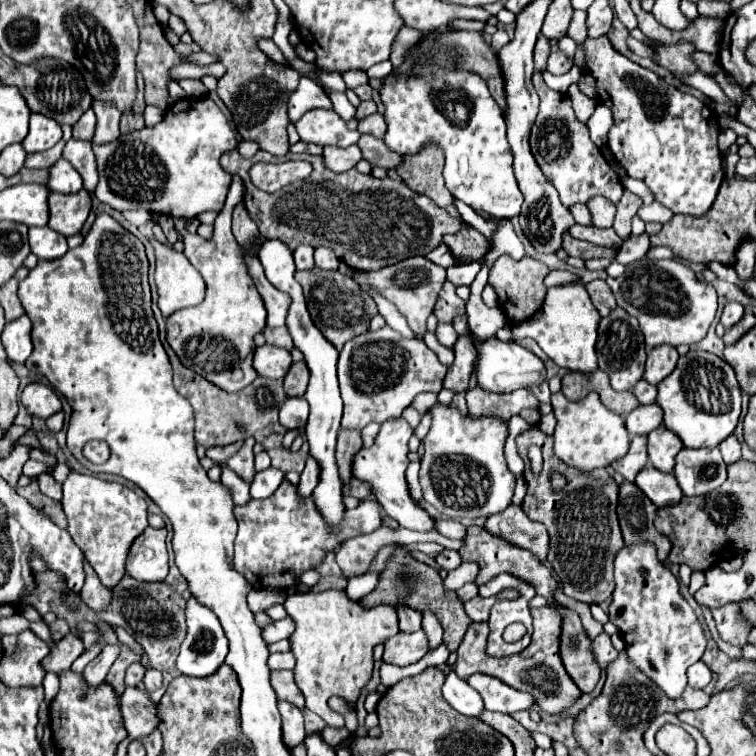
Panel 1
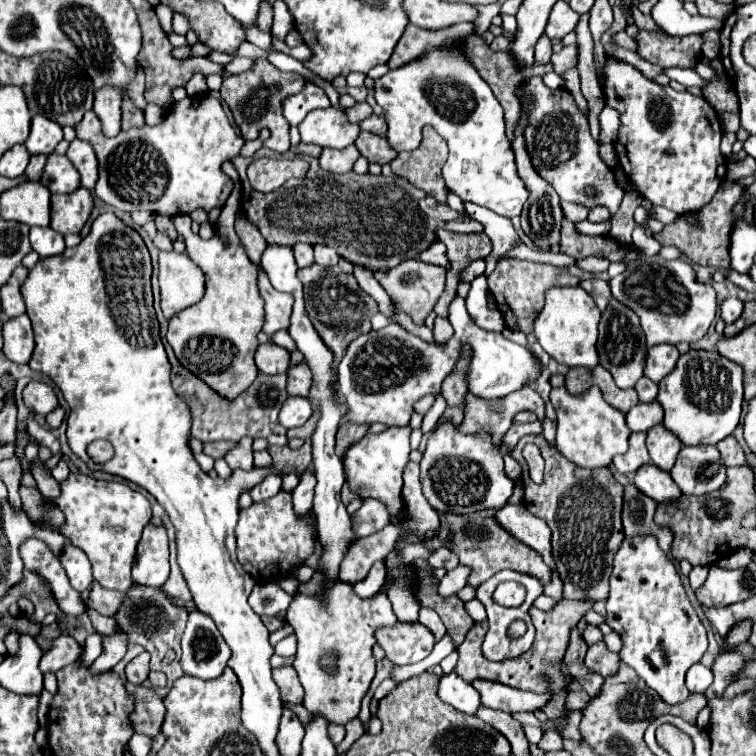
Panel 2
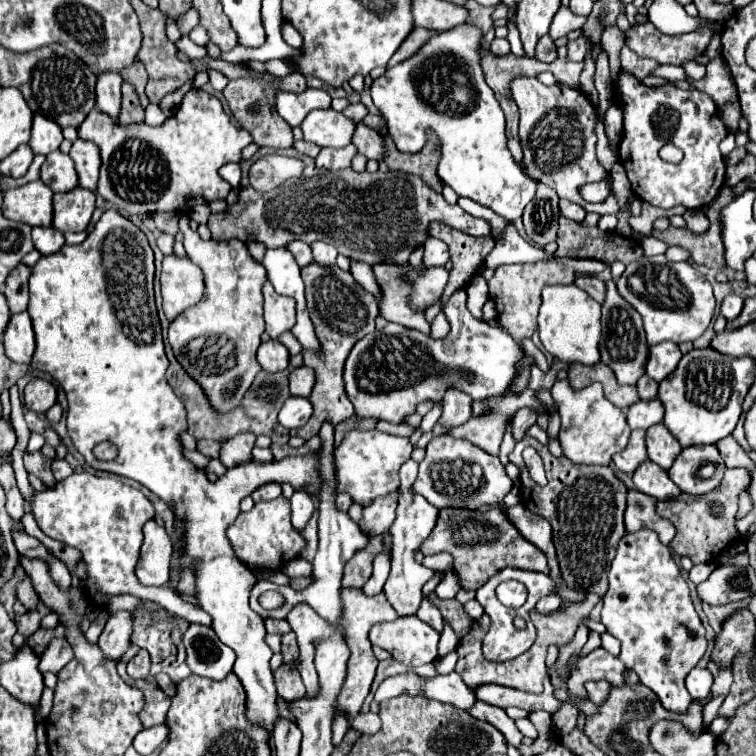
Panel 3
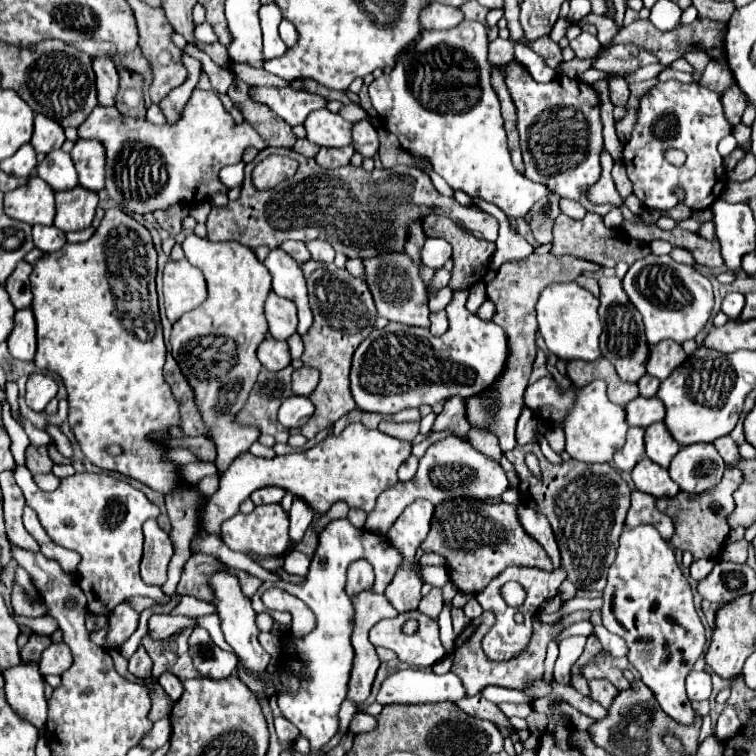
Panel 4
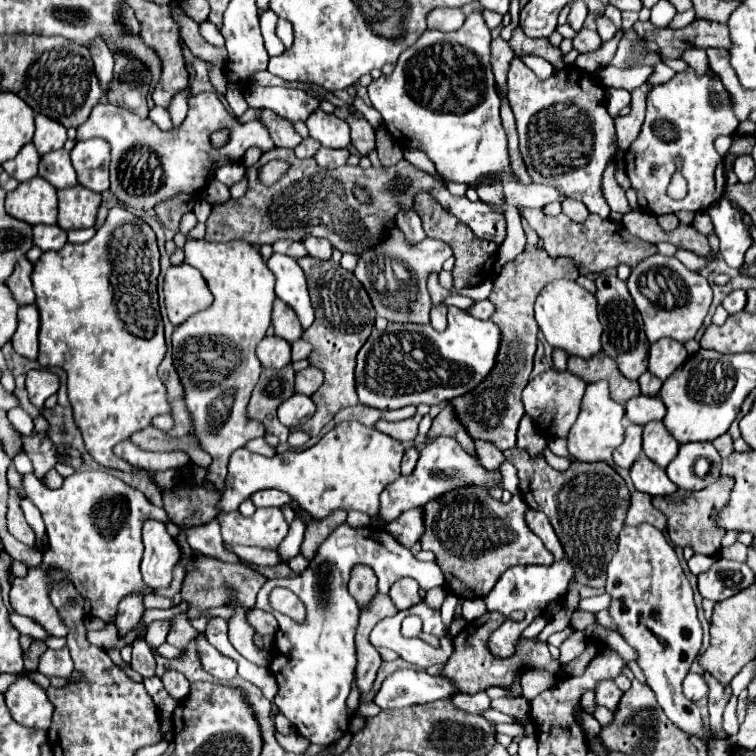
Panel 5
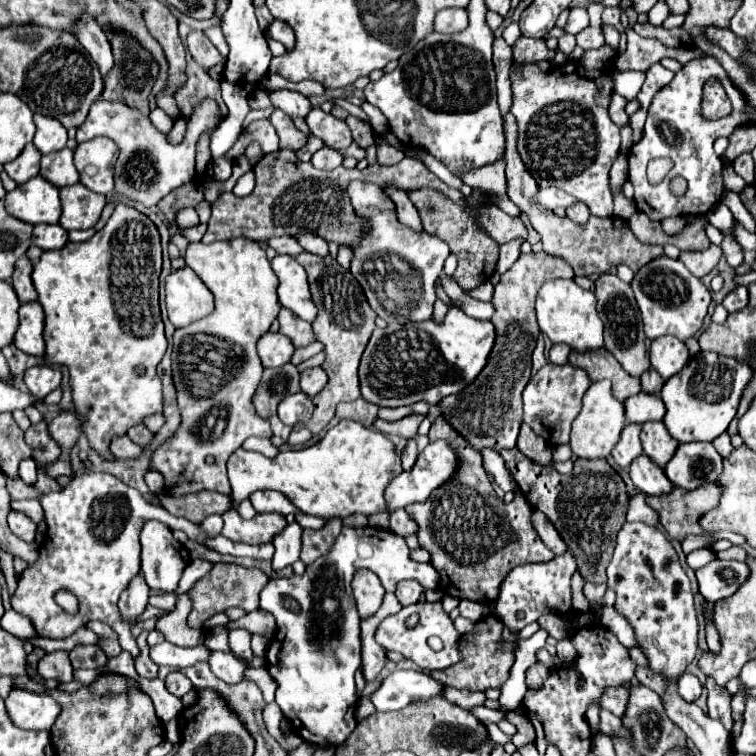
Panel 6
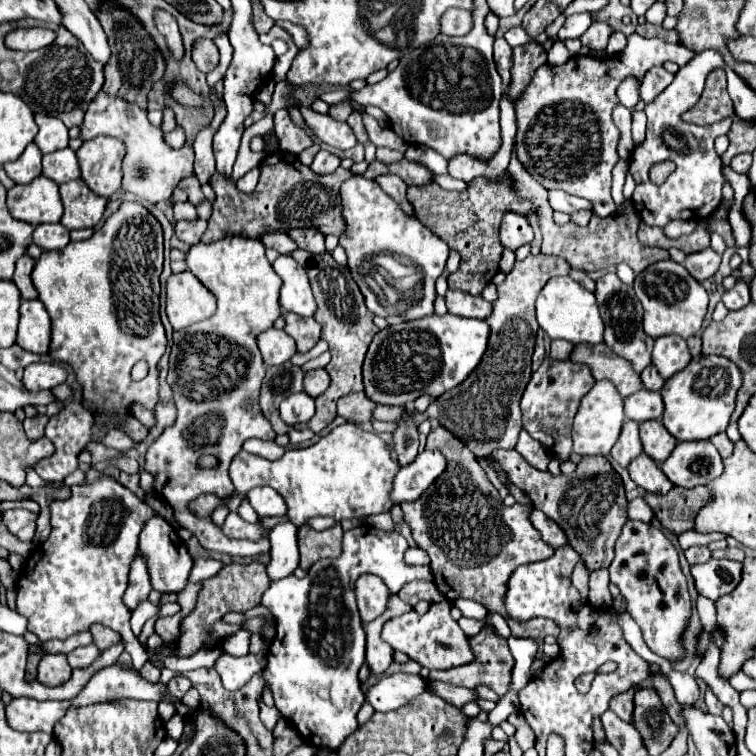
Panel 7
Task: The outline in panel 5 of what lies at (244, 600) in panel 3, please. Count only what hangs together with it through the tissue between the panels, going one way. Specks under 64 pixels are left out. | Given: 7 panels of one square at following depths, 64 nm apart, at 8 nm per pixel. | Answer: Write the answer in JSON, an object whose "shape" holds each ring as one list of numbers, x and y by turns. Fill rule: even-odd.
{"shape":[[122,206,110,210,104,226,94,234,92,240,84,244,66,244,62,250,44,252,34,264,32,284,36,290,36,304,40,310,40,356,38,362,44,368,60,366,68,374,68,398,74,408,74,420,82,430,86,450,102,466,118,468,124,472,136,470,126,460,114,456,114,444,130,438,130,434,150,426,150,420,158,414,170,414,170,404,166,400,166,388,158,378,156,370,166,354,164,328,158,328,152,338,134,336,130,332,130,314,120,306,122,294,112,290,110,284,110,232,118,224,138,224,138,228,150,228,142,218,136,218],[356,420,336,424,316,446,302,452,282,452,266,458,240,448,230,456,220,510,236,511,254,492,277,489,286,492,296,505,316,520,330,516,334,510,360,510,368,516,376,516,378,496,400,476,402,456,404,446,398,440,378,432,376,428,358,424],[232,602,232,606,236,608,236,616,228,622,228,638,230,644,250,662,258,664,258,666,268,666,270,664,270,654,268,652,260,652,254,646,254,628,246,622,246,610,242,606,238,606,236,602]]}

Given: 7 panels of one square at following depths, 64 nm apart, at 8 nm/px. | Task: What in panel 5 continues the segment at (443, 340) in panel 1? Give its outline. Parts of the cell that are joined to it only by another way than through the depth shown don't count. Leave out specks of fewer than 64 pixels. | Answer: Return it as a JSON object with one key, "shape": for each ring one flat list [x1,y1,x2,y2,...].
{"shape":[[436,304,436,306,432,308,432,314,430,314,430,324,434,326,434,330,442,332,442,330,446,328,446,312,448,312,448,308,446,308,444,304]]}

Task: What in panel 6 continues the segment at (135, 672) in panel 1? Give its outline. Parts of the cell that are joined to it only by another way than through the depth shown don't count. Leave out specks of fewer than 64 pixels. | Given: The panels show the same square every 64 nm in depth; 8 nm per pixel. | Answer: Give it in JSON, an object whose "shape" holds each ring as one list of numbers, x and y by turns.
{"shape":[[142,632,136,640,138,640,138,646,140,646,140,658,136,660,136,670,140,676,144,678,156,678,158,676,158,666,150,660,148,656,148,644,146,644,146,636,148,632]]}

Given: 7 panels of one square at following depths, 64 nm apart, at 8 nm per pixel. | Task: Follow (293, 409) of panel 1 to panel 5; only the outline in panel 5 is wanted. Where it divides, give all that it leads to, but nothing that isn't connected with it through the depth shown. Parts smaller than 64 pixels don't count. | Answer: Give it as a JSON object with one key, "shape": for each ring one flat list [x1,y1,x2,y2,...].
{"shape":[[294,394,278,406,278,420,288,428,296,428,296,426,304,424,314,414,314,410,316,408,314,408,314,402,310,400,310,396]]}

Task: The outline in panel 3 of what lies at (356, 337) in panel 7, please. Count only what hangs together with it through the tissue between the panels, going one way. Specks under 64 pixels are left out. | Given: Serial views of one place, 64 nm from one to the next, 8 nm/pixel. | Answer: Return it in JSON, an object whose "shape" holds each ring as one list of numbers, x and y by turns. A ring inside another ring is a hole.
{"shape":[[316,262,308,264,302,268,302,278,306,284,306,300,308,300,308,310,310,318,314,322,314,332,320,342,320,360,304,360,306,366,314,368,316,372,316,386,310,394,310,402,314,406,314,414,298,430,290,430,290,436,300,436,304,440,310,440,320,432,320,426,324,422,338,424,354,414,354,406,346,396,344,390,344,362,354,348,354,344,366,336,368,332,374,332,374,318,378,316,378,302,376,298,366,292,350,272,342,272,338,266,320,266],[368,298,368,304,366,304]]}

